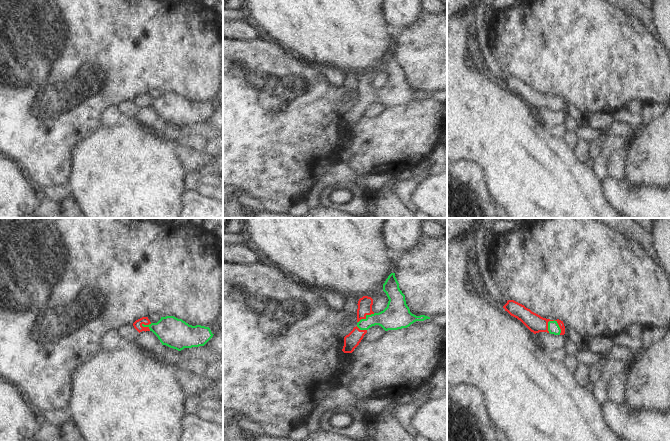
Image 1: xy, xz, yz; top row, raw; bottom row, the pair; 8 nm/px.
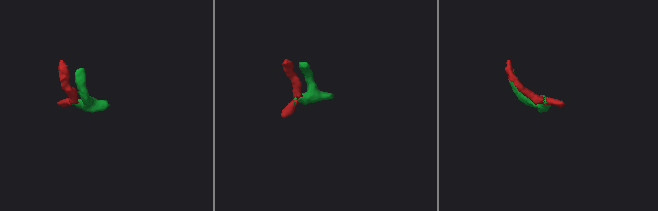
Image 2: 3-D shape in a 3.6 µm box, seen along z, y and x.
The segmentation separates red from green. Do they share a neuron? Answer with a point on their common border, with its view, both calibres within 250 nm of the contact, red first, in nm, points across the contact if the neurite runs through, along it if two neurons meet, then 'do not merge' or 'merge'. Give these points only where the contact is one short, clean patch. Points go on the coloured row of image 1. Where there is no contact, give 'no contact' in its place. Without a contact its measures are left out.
yz (558, 324) | 150/90 nm | across yz (535, 323), (554, 320), (558, 324), (553, 327) | merge

